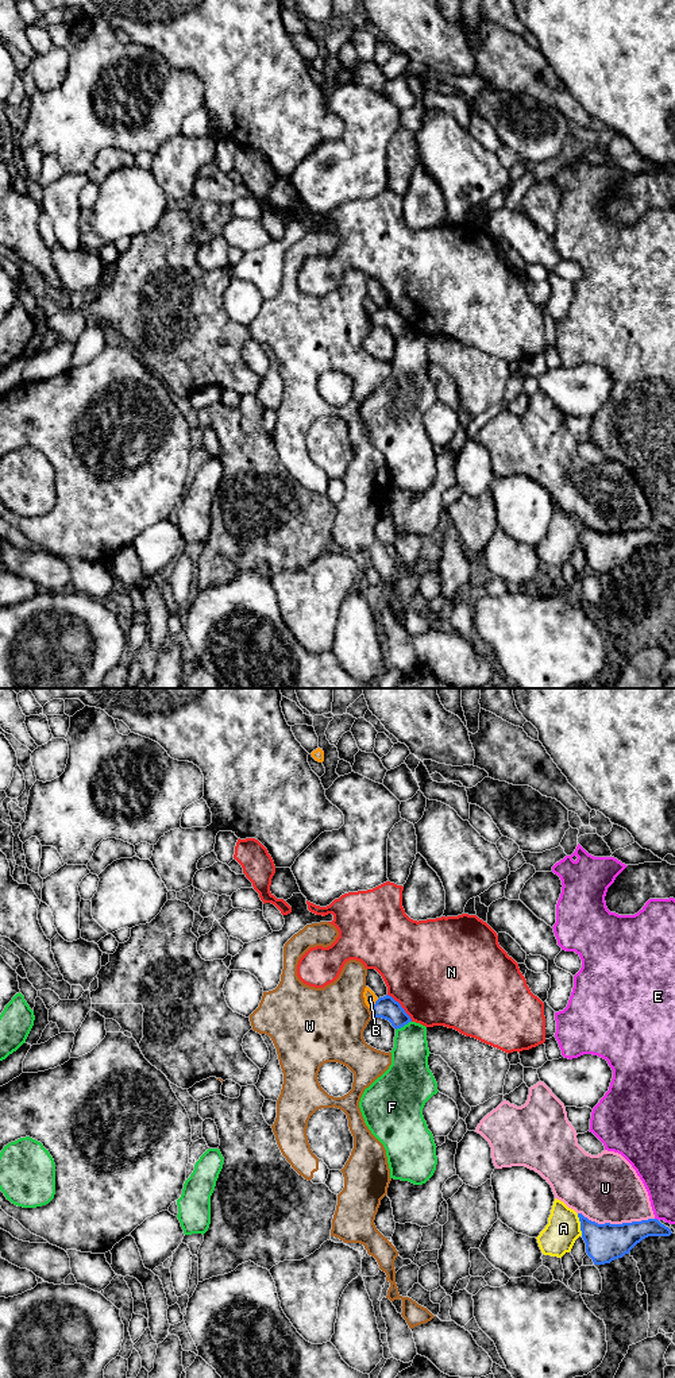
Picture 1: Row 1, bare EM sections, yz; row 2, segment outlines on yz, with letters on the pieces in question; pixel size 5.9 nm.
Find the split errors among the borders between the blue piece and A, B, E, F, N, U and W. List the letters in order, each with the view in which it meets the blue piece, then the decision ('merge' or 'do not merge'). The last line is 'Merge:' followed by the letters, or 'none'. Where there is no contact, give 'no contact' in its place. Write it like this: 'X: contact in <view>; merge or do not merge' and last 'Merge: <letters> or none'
A: contact in yz; do not merge
B: contact in yz; do not merge
E: contact in yz; do not merge
F: contact in yz; do not merge
N: contact in yz; do not merge
U: contact in yz; do not merge
W: contact in yz; do not merge
Merge: none

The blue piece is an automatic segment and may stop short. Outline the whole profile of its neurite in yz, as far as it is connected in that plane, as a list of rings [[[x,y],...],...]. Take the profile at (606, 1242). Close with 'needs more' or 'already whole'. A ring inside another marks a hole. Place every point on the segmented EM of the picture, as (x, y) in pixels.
[[[578,1213],[586,1252],[594,1265],[610,1263],[622,1258],[648,1236],[670,1236],[672,1232],[657,1219],[622,1224],[598,1224]]]; already whole

